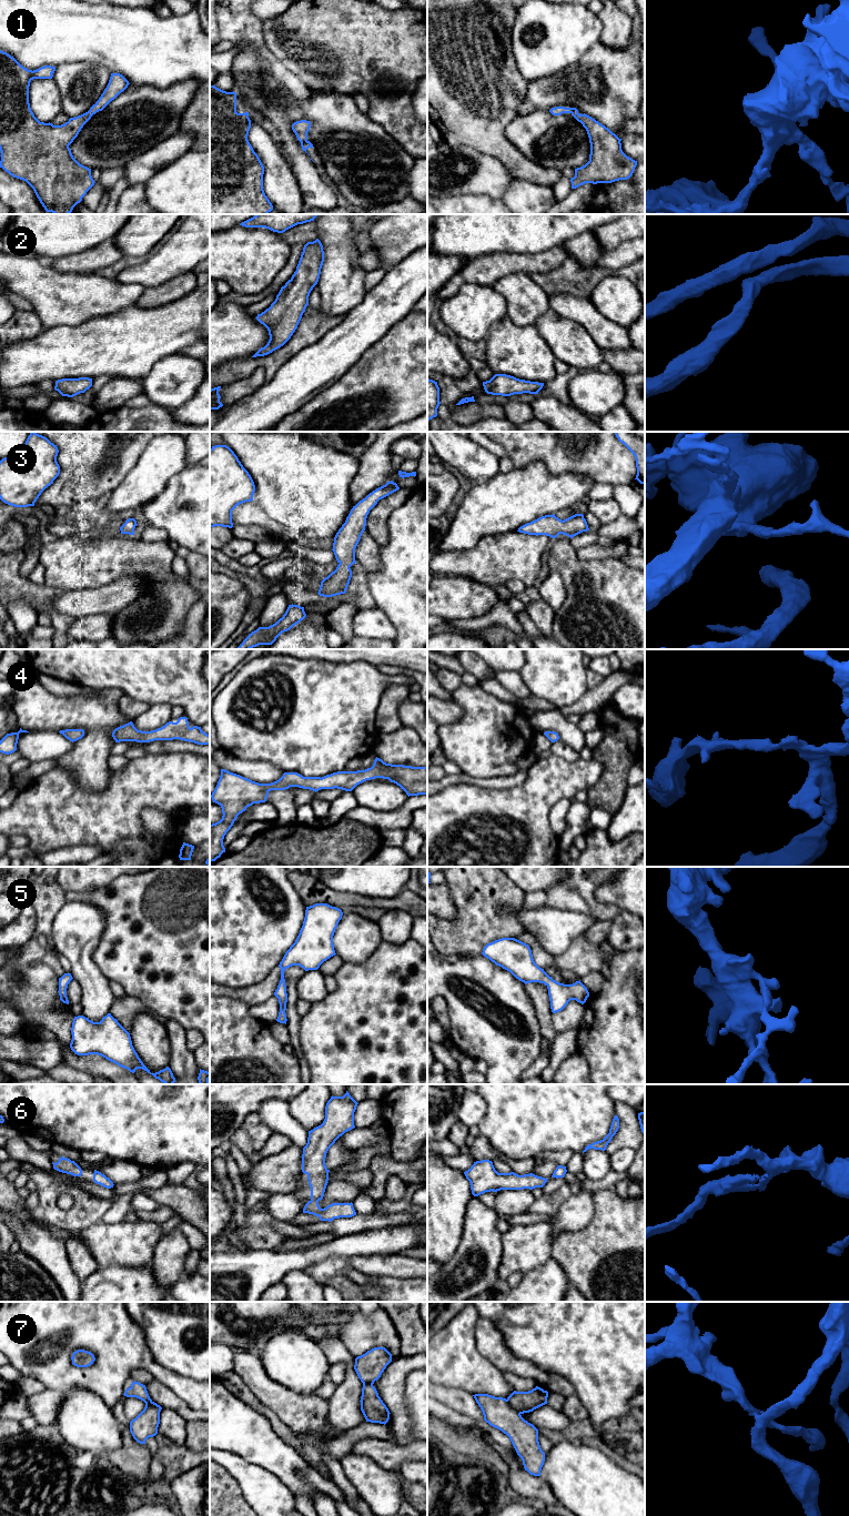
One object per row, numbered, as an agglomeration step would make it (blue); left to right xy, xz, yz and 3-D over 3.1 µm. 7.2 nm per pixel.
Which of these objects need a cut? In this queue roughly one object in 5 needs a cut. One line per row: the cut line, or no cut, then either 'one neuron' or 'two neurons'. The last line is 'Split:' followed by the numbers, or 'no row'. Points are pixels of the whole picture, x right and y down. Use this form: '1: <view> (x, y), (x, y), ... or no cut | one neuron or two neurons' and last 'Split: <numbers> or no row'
1: no cut | one neuron
2: no cut | one neuron
3: no cut | one neuron
4: no cut | one neuron
5: no cut | one neuron
6: no cut | one neuron
7: no cut | one neuron
Split: no row

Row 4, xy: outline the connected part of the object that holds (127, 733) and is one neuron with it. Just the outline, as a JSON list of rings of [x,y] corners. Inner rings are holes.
[[[180,717],[176,722],[169,721],[161,728],[151,731],[138,730],[133,722],[130,721],[115,728],[112,732],[112,737],[115,742],[150,742],[154,740],[180,739],[198,745],[210,745],[210,735],[205,734],[201,727],[193,726],[191,728],[186,717]]]

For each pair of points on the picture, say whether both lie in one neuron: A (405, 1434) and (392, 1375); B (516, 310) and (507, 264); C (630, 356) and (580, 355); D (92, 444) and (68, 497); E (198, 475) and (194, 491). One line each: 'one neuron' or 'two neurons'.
A: one neuron
B: two neurons
C: two neurons
D: one neuron
E: one neuron

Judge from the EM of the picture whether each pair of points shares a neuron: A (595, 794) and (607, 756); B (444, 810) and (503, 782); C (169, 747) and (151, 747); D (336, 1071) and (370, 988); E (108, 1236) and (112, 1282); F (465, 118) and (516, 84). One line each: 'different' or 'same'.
A: same
B: different
C: same
D: same
E: different
F: same

